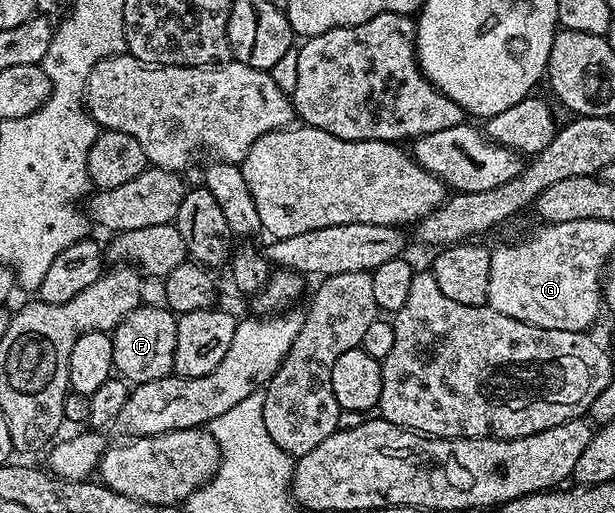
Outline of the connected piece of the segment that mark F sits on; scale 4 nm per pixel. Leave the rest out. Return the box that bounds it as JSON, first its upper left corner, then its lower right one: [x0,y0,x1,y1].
[112,304,178,384]

